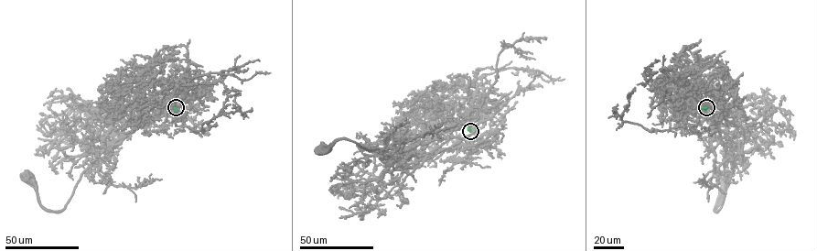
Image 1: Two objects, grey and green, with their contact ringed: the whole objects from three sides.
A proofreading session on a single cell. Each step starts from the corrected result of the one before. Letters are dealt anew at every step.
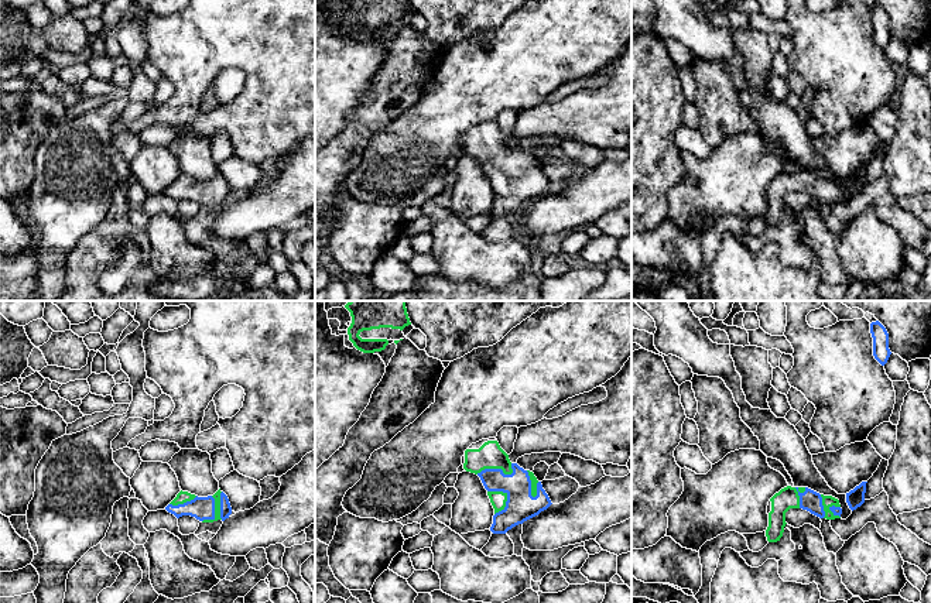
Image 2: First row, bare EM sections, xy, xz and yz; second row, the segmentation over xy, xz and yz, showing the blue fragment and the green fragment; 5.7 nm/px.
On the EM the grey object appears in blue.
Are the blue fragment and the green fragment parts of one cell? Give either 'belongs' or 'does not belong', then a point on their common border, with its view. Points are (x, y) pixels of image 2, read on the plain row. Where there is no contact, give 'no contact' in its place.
belongs; meets blue in xz at (495, 153)

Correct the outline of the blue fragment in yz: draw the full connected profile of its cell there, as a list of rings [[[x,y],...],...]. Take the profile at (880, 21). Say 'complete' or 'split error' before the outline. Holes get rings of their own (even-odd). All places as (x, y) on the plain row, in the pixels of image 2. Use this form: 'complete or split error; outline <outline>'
complete; outline [[[879,4],[870,7],[870,17],[873,21],[873,40],[884,49],[891,38],[889,32],[889,17]]]

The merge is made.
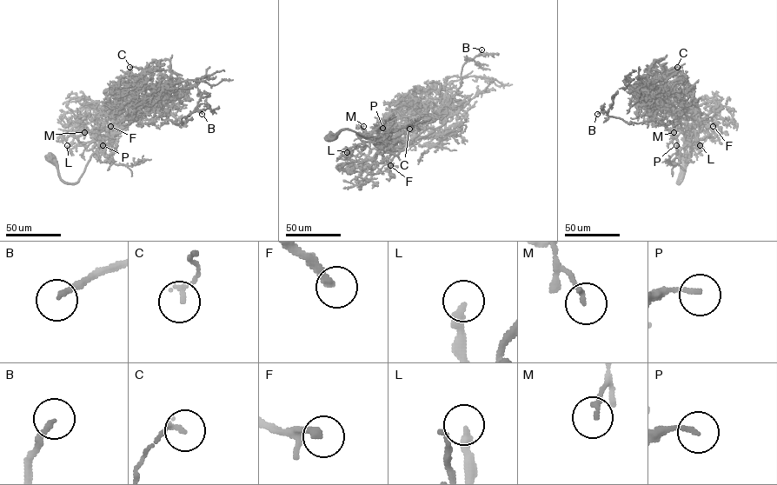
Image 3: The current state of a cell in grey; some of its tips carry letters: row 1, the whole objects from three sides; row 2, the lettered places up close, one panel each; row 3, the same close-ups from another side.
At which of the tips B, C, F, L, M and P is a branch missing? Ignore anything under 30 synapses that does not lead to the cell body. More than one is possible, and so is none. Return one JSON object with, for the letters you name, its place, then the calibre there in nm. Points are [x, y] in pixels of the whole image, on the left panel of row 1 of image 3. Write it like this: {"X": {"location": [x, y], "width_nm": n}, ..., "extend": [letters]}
{"B": {"location": [202, 114], "width_nm": 180}, "F": {"location": [110, 126], "width_nm": 260}, "extend": ["B", "F"]}

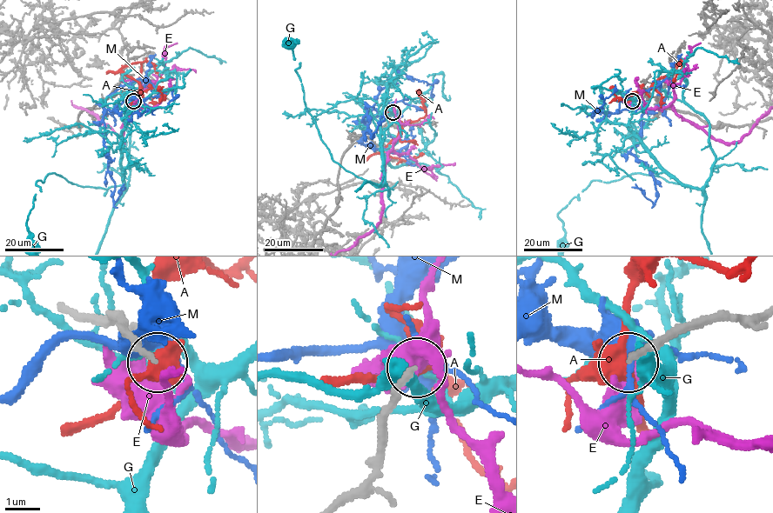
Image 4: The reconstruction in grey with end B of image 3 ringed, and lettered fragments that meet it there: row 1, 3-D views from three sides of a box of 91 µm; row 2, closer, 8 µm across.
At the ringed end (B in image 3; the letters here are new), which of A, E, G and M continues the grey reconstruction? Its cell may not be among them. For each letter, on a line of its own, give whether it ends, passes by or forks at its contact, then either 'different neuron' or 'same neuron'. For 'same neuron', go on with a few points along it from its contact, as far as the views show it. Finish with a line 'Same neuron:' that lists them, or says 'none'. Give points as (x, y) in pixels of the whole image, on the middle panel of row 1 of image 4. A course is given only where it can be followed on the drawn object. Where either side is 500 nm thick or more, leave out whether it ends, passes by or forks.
A: it forks; different neuron
E: different neuron
G: it forks; different neuron
M: it forks; different neuron
Same neuron: none

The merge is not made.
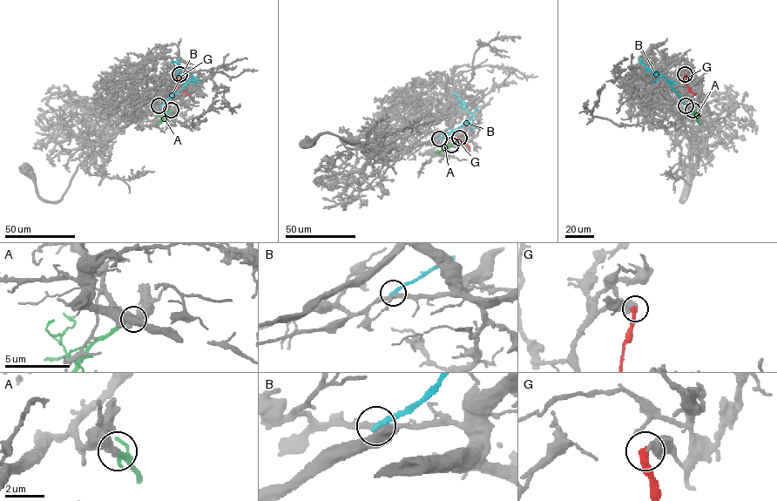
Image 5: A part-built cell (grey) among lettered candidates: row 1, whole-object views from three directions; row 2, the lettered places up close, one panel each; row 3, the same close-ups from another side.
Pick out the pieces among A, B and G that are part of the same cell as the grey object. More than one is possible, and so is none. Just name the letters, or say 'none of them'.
A

